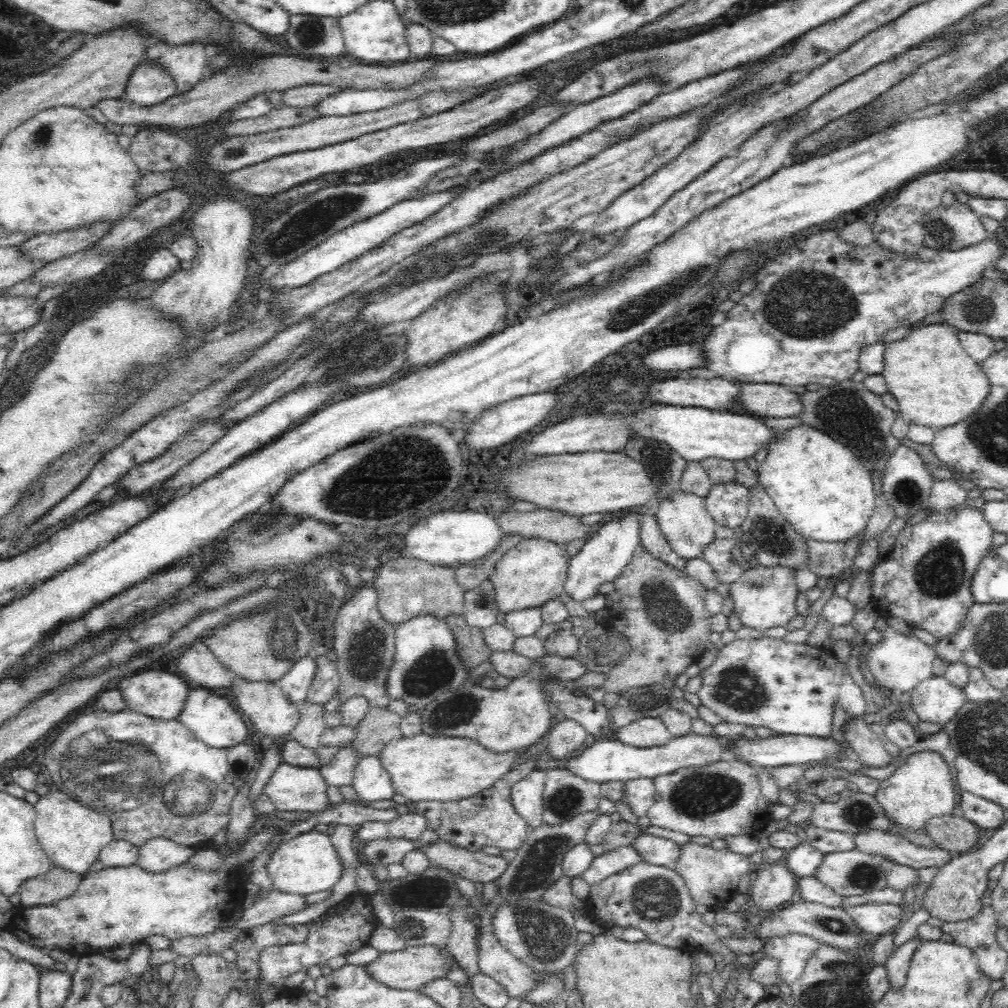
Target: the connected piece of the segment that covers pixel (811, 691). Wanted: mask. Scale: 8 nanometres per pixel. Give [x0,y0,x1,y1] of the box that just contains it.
[696,632,867,736]

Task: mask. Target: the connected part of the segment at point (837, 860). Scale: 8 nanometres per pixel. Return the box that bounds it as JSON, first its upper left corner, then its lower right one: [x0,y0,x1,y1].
[812,849,887,896]

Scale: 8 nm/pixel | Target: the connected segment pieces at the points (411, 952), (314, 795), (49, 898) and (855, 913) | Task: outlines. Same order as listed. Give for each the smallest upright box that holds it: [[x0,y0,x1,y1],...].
[[362,945,454,990],[263,762,328,812],[17,866,83,907],[845,903,908,935]]

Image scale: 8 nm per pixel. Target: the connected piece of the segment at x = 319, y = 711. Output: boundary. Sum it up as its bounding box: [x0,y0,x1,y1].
[290,700,327,750]

